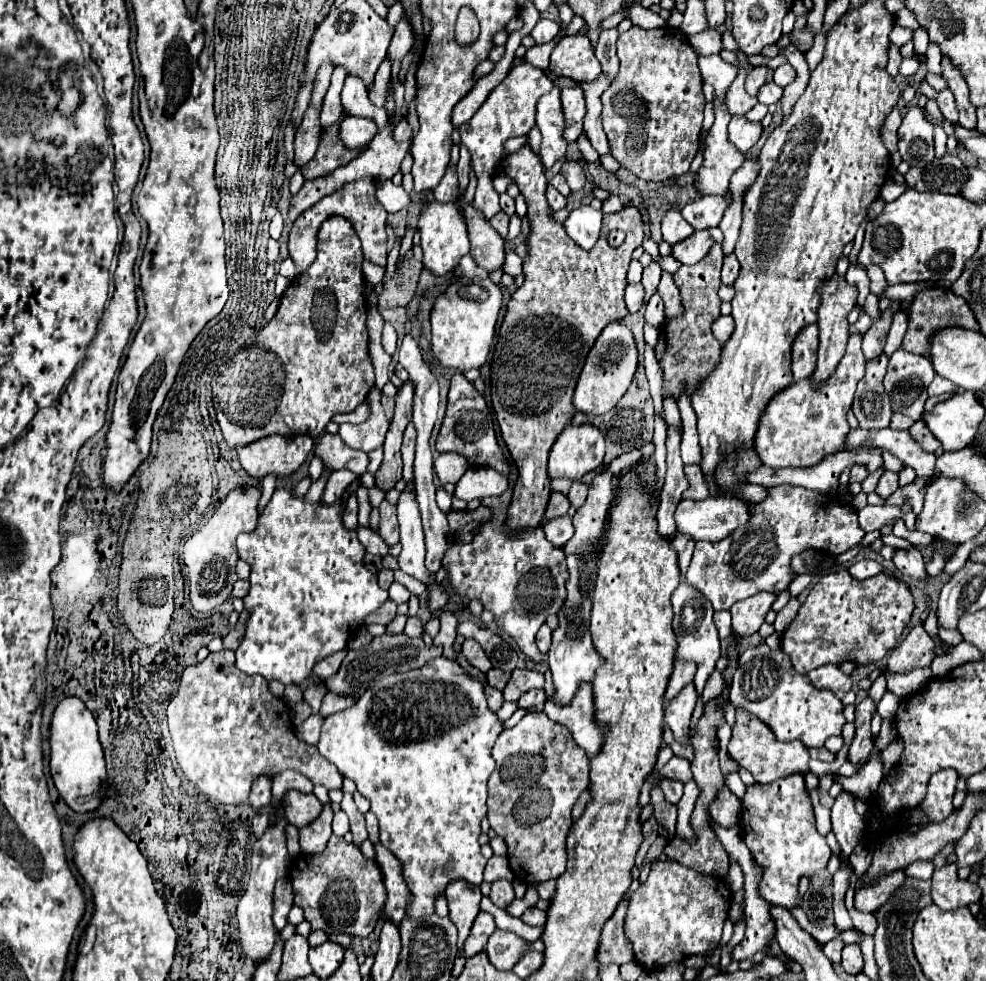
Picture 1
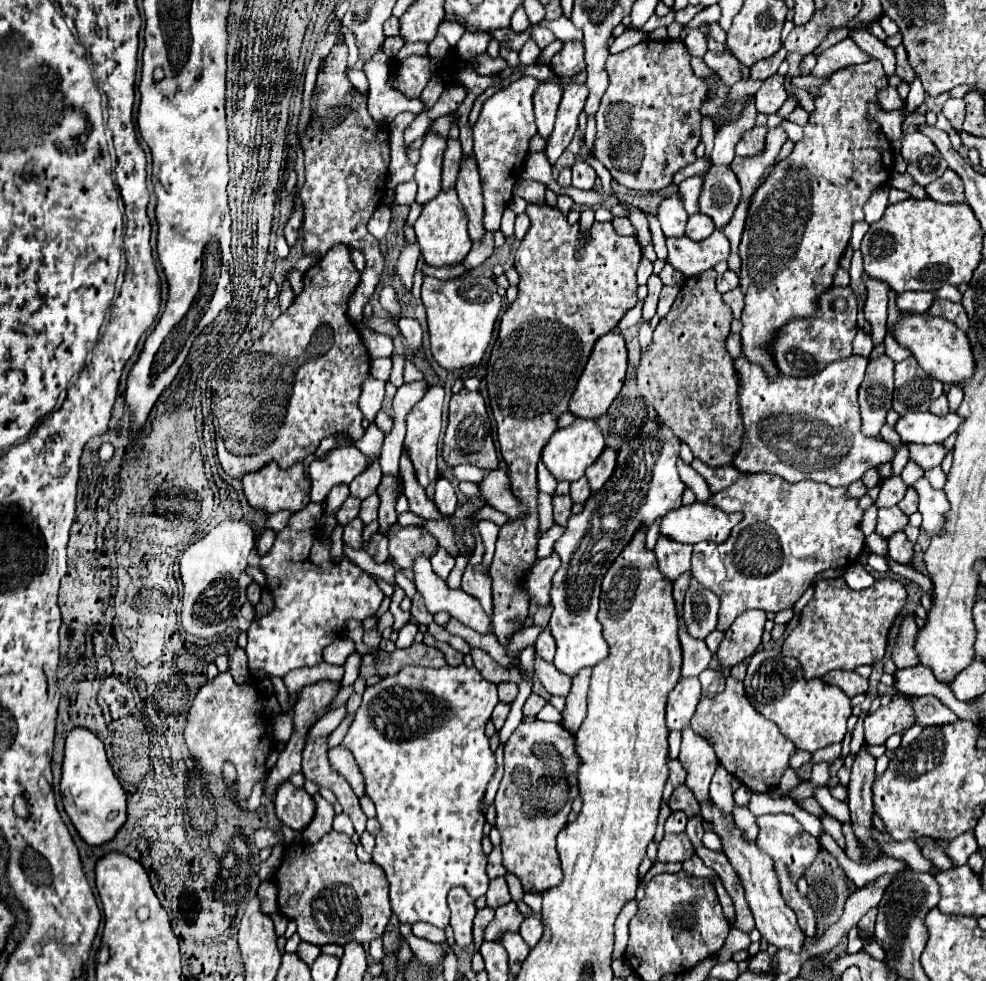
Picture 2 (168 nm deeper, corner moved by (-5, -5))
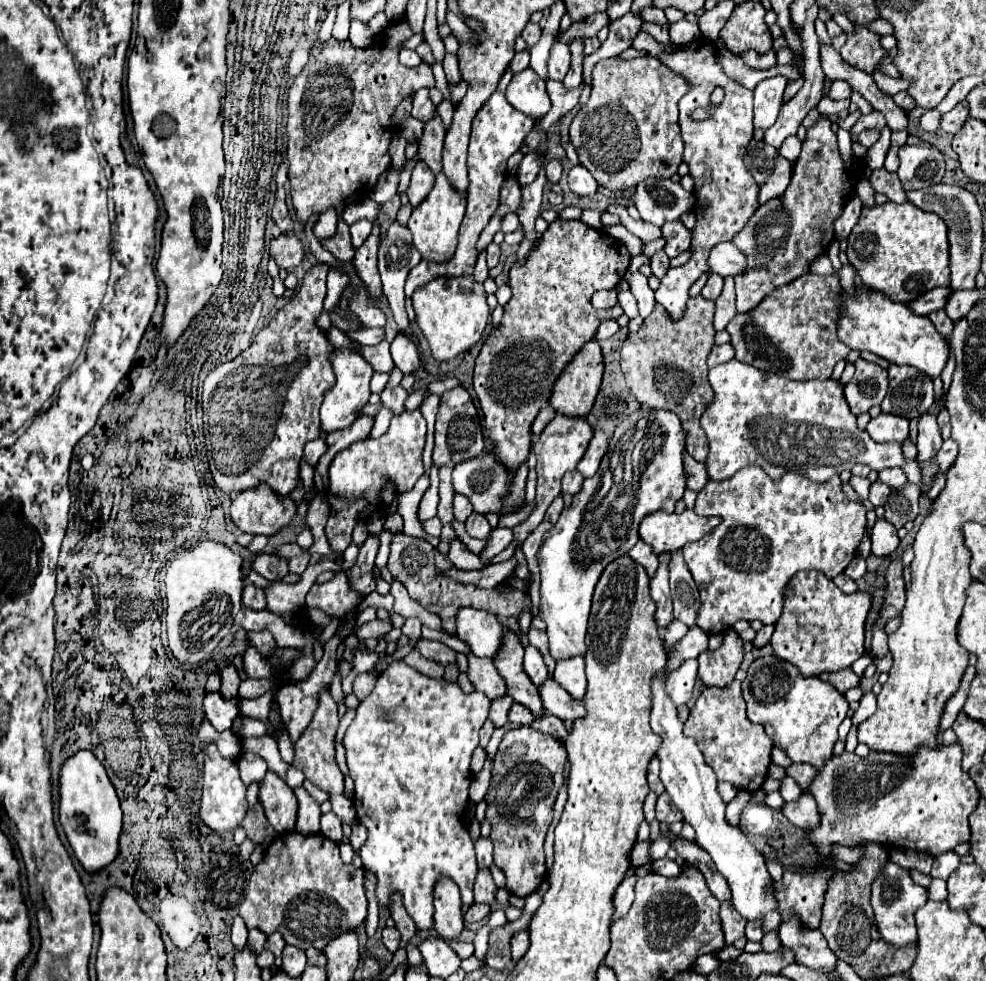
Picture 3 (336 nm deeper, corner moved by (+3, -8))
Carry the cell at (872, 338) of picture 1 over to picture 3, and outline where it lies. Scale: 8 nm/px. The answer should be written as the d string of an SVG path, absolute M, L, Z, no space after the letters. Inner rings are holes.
M936 287L924 295L920 295L916 301L910 301L908 307L918 315L928 315L932 311L938 311L946 305L946 297L952 293L950 287Z

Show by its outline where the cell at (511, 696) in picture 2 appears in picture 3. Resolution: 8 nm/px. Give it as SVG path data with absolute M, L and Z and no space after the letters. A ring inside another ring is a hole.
M504 695L500 697L500 701L492 701L490 705L490 719L496 727L502 727L508 723L508 711L512 707L512 697Z

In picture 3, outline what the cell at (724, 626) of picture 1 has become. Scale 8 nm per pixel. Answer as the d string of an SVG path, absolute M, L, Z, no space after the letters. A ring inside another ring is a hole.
M692 627L690 633L676 645L676 651L672 653L668 649L668 665L666 673L658 677L652 683L652 731L656 731L662 737L662 745L658 749L658 759L660 759L660 779L672 797L672 803L682 811L684 821L694 827L696 831L696 843L702 847L714 861L716 869L726 877L730 891L732 891L732 903L736 911L746 917L748 921L762 919L762 929L764 933L776 931L782 923L780 911L778 911L778 901L774 897L774 887L772 887L772 877L766 869L766 857L748 841L748 837L742 833L742 829L730 825L724 817L724 801L720 799L716 791L716 775L714 771L706 765L696 741L686 737L682 733L682 723L676 717L676 707L664 693L664 681L670 671L680 667L686 659L698 657L708 649L708 635Z

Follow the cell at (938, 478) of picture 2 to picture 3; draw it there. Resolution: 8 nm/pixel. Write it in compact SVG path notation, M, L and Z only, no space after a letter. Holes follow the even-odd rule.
M732 359L728 363L722 363L722 365L712 367L710 373L708 373L708 379L710 379L710 385L712 385L714 393L716 393L714 403L702 415L702 429L706 431L706 435L710 439L710 453L708 453L708 459L706 459L706 469L708 469L710 479L722 481L722 479L732 477L742 467L760 465L772 477L772 481L780 481L780 477L784 477L784 473L800 473L800 475L804 475L804 477L808 477L808 479L812 479L816 483L824 483L828 479L832 479L834 475L840 475L844 469L852 469L854 465L870 465L870 469L874 469L874 471L882 471L882 469L890 469L890 467L900 467L908 475L908 481L920 487L920 467L916 465L914 459L910 459L910 461L904 459L902 445L900 443L878 443L878 441L872 441L872 437L868 437L866 431L860 431L856 427L856 417L848 409L848 403L846 403L846 397L844 397L844 383L840 379L832 379L830 377L830 379L824 379L824 381L820 381L820 379L812 379L812 381L790 381L790 379L780 377L776 373L768 373L768 371L762 371L762 369L756 369L754 365L742 363L738 359Z

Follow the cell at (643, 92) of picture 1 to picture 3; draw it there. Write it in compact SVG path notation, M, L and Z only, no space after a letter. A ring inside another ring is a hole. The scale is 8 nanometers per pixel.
M652 55L600 61L592 69L590 101L570 125L570 141L580 165L594 177L604 177L604 187L614 193L636 189L644 177L670 179L682 163L684 143L678 127L678 101L686 91L684 77Z

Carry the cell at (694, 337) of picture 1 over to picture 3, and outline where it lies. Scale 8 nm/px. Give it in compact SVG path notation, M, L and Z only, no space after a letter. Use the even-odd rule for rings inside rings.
M696 295L688 299L680 321L672 321L672 317L666 315L666 309L656 303L652 315L644 319L642 329L630 333L620 351L622 373L628 389L642 405L672 411L680 417L686 433L686 451L696 461L706 461L708 455L708 437L704 437L704 429L700 429L700 417L712 403L706 357L714 347L714 335L714 303L702 295Z

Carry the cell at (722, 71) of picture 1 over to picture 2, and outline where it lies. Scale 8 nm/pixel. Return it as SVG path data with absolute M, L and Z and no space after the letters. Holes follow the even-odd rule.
M690 28L690 30L688 30L684 44L686 44L688 52L690 52L692 56L698 56L698 58L702 58L702 56L706 54L706 50L708 50L708 48L706 48L706 36L704 36L700 30L696 30L696 28Z

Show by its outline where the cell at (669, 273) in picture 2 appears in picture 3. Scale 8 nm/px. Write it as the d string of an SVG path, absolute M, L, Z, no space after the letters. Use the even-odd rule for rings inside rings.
M664 251L654 253L654 255L652 255L652 261L650 261L650 267L652 267L652 273L654 273L658 279L662 279L664 273L668 271L668 267L670 267L670 259L668 259L668 255L666 255Z

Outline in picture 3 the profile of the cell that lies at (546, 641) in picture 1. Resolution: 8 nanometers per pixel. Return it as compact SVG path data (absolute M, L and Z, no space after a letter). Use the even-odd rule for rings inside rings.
M528 645L528 647L526 647L524 671L528 673L528 677L532 679L534 685L542 685L544 679L548 677L548 667L546 667L546 663L544 663L544 657L542 657L542 653L540 653L534 645Z

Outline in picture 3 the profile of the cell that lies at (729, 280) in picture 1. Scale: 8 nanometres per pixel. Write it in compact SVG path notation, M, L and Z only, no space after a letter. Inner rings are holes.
M712 273L710 279L708 279L708 283L706 283L704 289L702 289L702 295L704 295L706 299L710 299L710 301L716 301L718 295L720 295L720 291L722 291L722 285L724 285L724 279L722 279L720 275Z

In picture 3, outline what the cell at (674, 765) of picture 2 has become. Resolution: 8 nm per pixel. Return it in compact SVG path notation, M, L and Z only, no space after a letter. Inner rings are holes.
M654 756L654 759L650 761L648 765L648 785L651 791L654 791L656 795L661 795L662 791L665 791L664 785L659 777L660 773L660 759Z

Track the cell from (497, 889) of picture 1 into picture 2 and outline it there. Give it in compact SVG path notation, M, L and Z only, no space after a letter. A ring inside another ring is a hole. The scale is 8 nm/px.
M494 878L490 880L488 892L486 892L486 900L490 908L498 908L506 902L510 902L510 892L508 892L508 884L504 878Z

